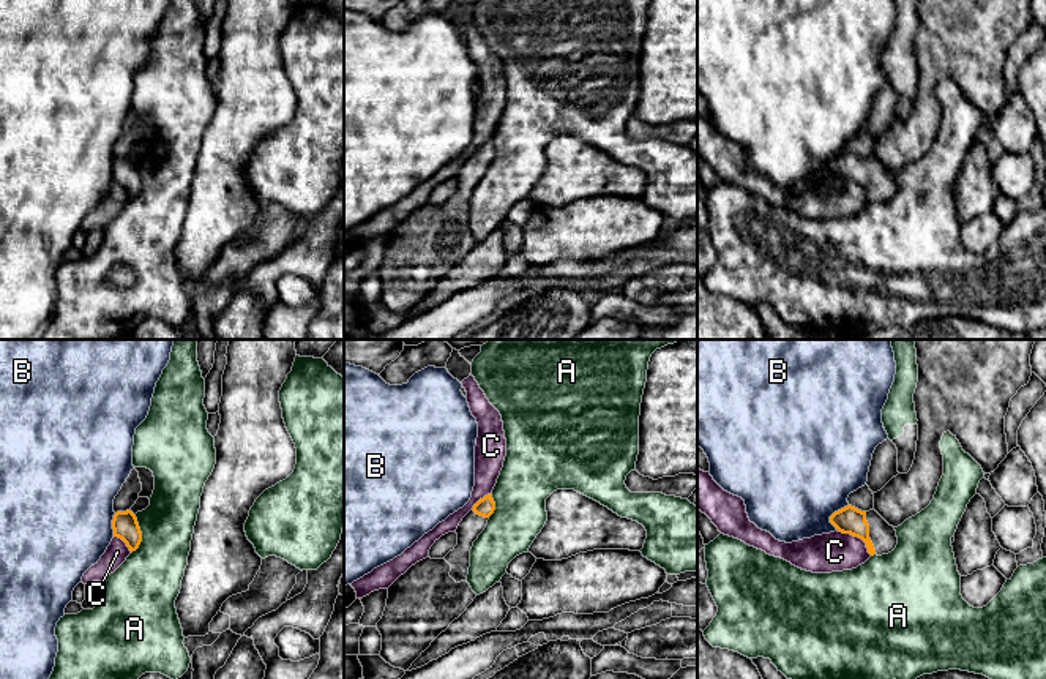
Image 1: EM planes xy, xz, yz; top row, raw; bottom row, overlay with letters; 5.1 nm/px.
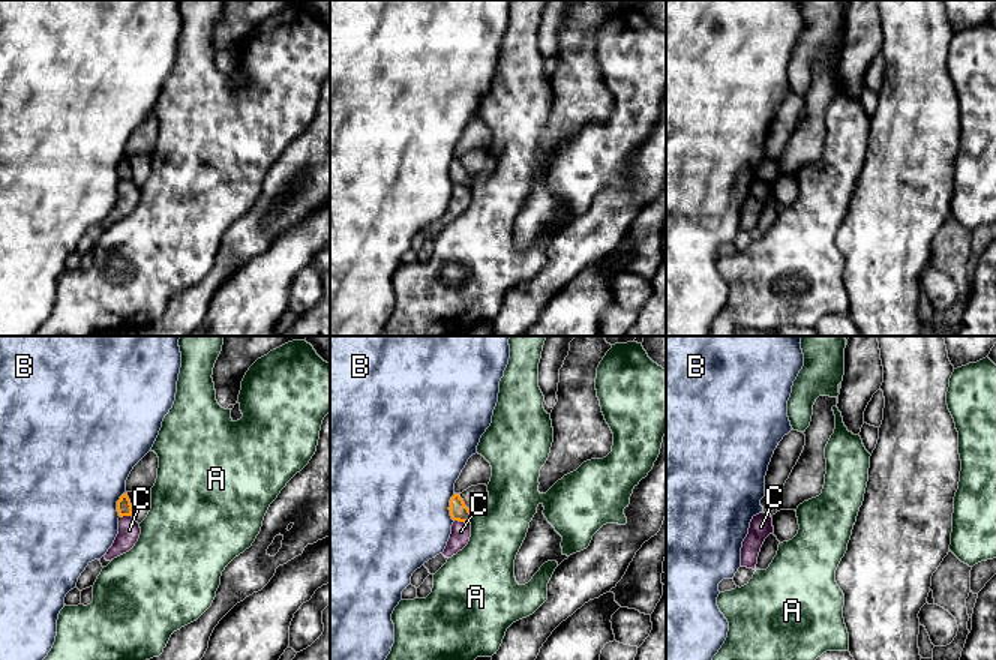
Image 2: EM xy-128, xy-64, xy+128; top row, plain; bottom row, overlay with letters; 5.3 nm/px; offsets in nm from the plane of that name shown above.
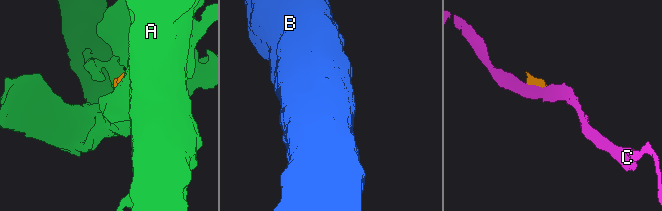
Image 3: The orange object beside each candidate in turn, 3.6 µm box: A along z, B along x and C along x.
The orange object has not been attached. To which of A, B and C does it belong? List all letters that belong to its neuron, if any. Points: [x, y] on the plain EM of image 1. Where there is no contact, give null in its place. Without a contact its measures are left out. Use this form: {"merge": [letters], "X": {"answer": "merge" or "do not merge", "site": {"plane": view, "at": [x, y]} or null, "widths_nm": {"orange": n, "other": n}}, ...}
{"merge": [], "A": {"answer": "do not merge", "site": {"plane": "xy", "at": [141, 180]}, "widths_nm": {"orange": 130, "other": 320}}, "B": {"answer": "do not merge", "site": {"plane": "yz", "at": [832, 161]}, "widths_nm": {"orange": 140, "other": 500}}, "C": {"answer": "do not merge", "site": {"plane": "yz", "at": [859, 183]}, "widths_nm": {"orange": 140, "other": 200}}}

